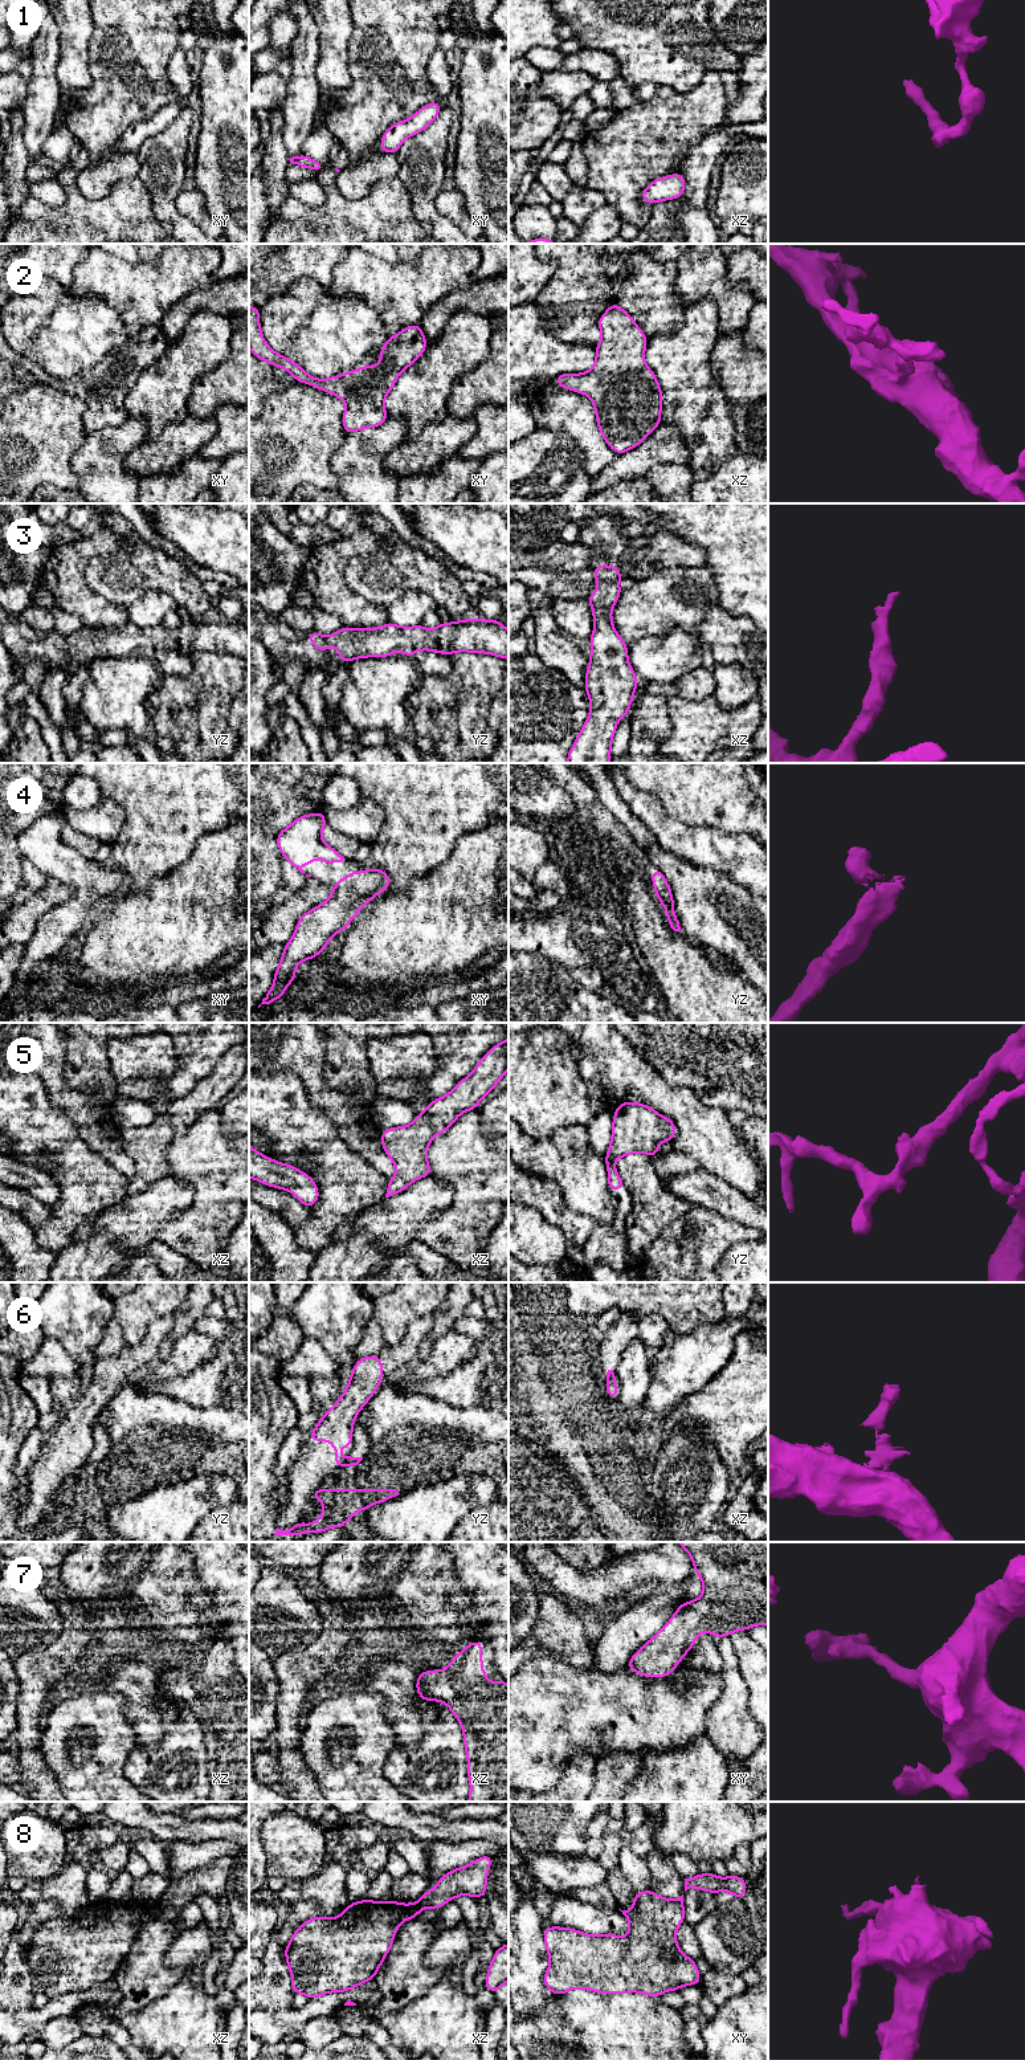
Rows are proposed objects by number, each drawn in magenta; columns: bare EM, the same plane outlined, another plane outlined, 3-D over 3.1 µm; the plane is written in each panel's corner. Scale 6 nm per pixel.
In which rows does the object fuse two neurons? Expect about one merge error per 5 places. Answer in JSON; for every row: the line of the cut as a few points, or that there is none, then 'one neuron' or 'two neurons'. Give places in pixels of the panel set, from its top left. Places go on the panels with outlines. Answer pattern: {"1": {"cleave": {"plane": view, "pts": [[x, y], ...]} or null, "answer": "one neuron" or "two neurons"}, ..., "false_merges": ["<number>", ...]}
{"1": {"cleave": null, "answer": "one neuron"}, "2": {"cleave": null, "answer": "one neuron"}, "3": {"cleave": null, "answer": "one neuron"}, "4": {"cleave": null, "answer": "one neuron"}, "5": {"cleave": null, "answer": "one neuron"}, "6": {"cleave": {"plane": "yz", "pts": [[344, 1459], [337, 1465]]}, "answer": "two neurons"}, "7": {"cleave": null, "answer": "one neuron"}, "8": {"cleave": null, "answer": "one neuron"}, "false_merges": ["6"]}

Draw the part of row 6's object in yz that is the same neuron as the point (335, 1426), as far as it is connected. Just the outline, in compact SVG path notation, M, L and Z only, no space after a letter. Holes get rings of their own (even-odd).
M379 1355L360 1358L354 1366L343 1395L331 1410L323 1414L310 1433L313 1441L331 1441L334 1444L335 1465L344 1460L339 1456L340 1448L354 1444L352 1427L356 1415L383 1382L381 1370L383 1362Z

